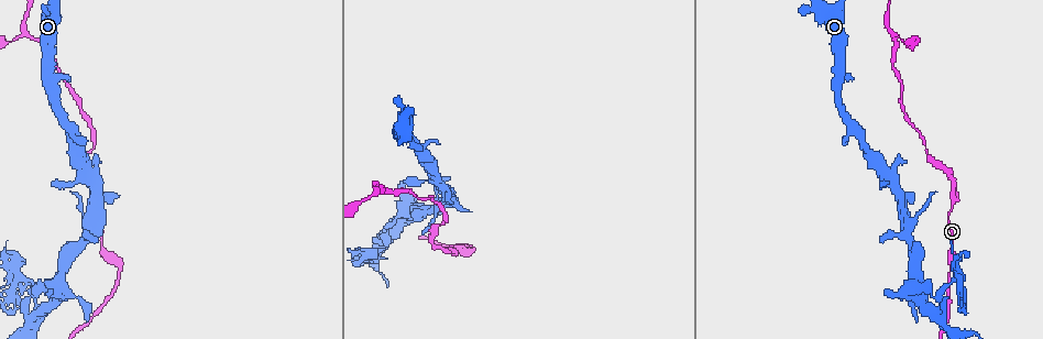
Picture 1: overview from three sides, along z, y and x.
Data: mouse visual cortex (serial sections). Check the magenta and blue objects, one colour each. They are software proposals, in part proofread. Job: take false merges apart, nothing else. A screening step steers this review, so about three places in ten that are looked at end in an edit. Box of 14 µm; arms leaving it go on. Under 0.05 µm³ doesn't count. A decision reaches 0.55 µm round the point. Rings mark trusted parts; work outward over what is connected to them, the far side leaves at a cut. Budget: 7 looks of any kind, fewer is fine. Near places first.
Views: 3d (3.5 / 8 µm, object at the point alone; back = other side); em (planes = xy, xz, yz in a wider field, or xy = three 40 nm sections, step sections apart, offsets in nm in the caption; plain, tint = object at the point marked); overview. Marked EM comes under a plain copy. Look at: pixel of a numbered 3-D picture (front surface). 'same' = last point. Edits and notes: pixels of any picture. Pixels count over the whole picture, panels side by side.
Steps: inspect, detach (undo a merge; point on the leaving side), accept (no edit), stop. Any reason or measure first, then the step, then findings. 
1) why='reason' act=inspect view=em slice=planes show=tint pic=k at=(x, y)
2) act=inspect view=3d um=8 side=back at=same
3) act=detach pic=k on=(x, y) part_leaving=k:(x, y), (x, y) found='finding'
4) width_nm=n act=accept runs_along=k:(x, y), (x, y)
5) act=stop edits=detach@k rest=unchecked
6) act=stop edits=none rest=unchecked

why='sudden change in width' act=inspect view=3d um=3.5 pic=1 at=(955, 204)

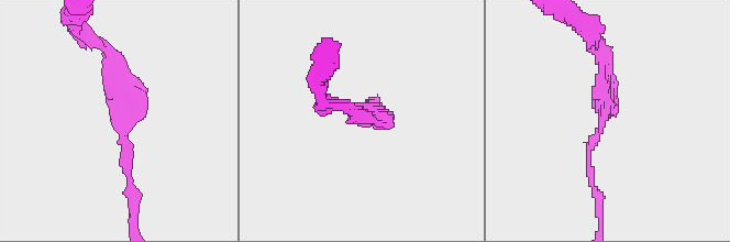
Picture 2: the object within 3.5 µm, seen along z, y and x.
arm_widths_nm=100,200 act=inspect view=em slice=planes show=tint pic=2 at=(370, 109)

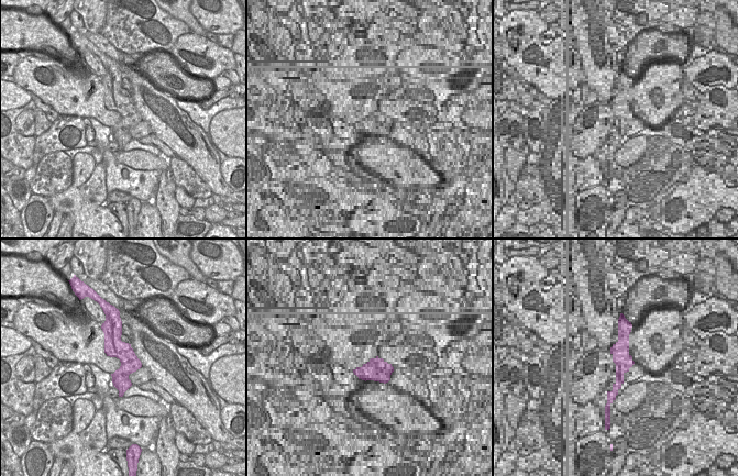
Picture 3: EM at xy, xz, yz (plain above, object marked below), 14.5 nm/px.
act=accept runs_along=3:(116, 328), (121, 391) found='all the same cell'

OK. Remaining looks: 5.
why='thin neck' act=inspect view=3d um=3.5 side=back pic=1 at=(20, 276)

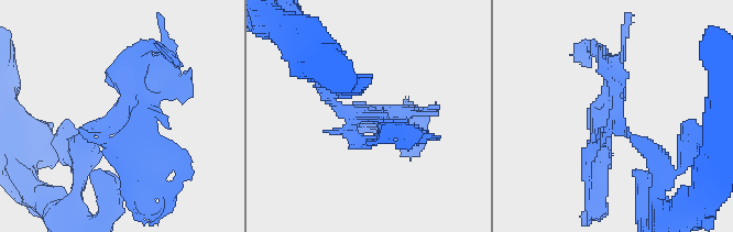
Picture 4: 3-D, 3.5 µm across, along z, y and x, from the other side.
why='need the tissue' act=inspect view=em slice=xy step=5 show=tint pic=4 at=(365, 113)

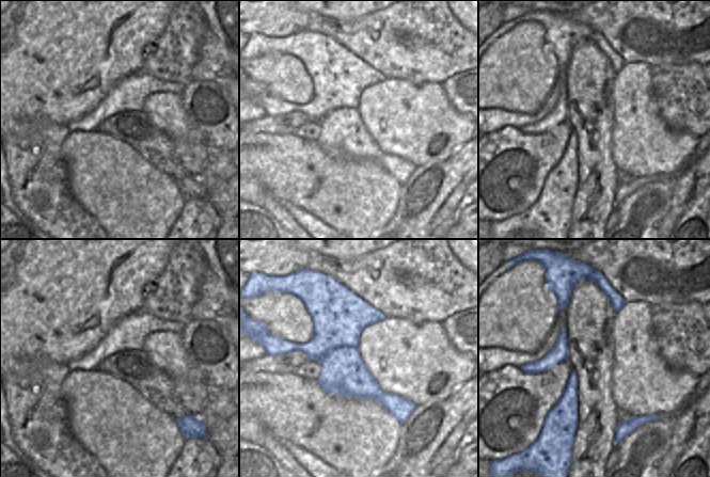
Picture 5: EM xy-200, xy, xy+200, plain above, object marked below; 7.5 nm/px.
act=accept runs_along=5:(345, 289), (345, 362), (398, 416) found='all the same cell'

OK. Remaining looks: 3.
why='abrupt turn' act=inspect view=3d um=3.5 pic=1 at=(121, 268)

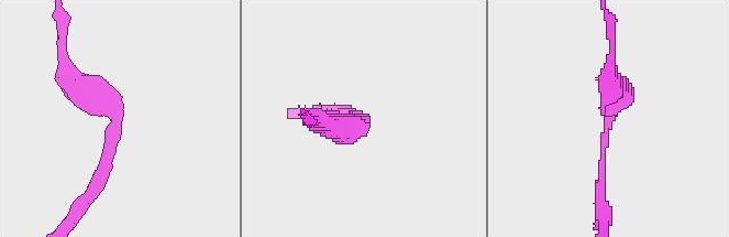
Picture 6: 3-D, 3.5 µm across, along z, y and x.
arm_widths_nm=150,300 act=inspect view=em slice=xy step=5 show=tint pic=6 at=(608, 116)

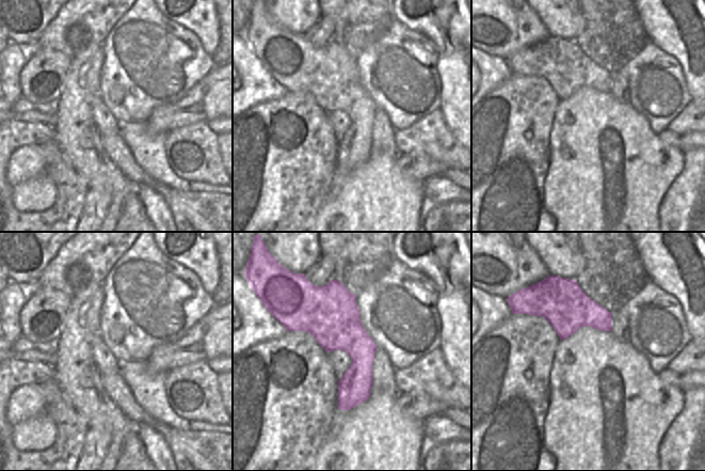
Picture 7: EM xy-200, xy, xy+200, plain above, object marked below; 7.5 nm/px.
why='another direction' act=inspect view=em slice=xy step=1 show=tint at=same

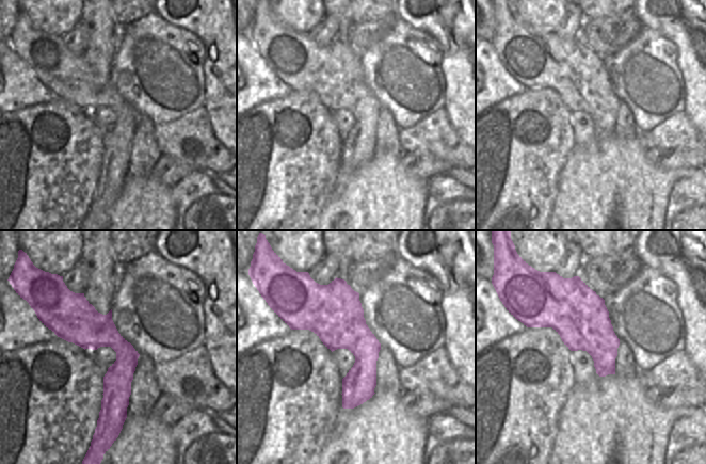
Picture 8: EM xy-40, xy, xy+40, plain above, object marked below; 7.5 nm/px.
act=accept runs_along=8:(74, 296), (121, 349), (111, 420) found='one cell here'

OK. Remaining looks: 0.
act=stop edits=none rest=unchecked

